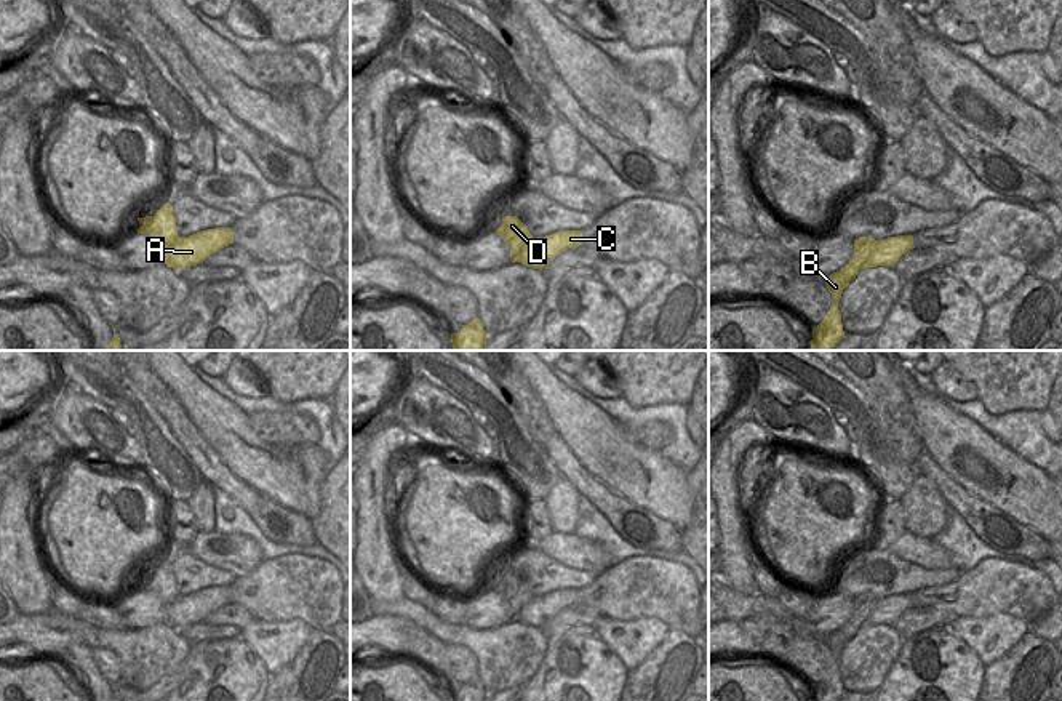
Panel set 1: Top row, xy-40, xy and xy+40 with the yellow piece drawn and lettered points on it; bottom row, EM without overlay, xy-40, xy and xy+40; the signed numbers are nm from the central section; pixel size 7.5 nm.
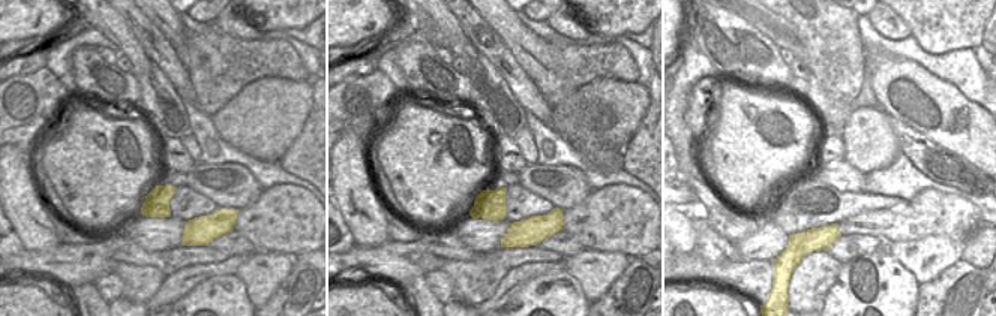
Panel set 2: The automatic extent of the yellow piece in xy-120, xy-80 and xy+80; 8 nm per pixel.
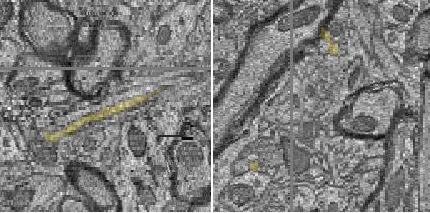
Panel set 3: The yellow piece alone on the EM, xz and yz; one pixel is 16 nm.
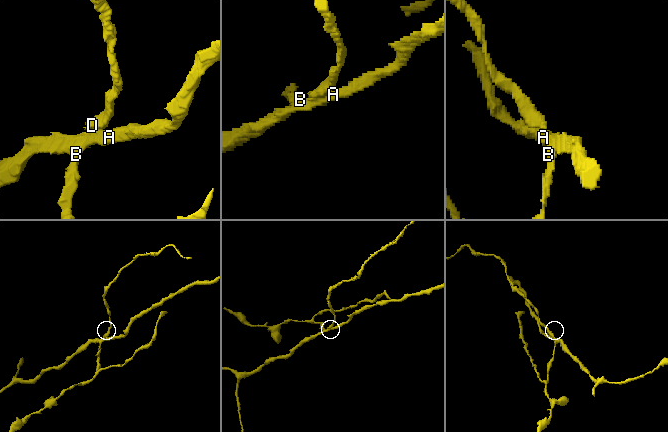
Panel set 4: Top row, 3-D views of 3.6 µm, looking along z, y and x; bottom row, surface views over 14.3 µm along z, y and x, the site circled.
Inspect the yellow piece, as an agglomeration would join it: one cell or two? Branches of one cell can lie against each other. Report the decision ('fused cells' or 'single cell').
fused cells

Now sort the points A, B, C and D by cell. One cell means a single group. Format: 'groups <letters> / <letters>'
groups A C / B D

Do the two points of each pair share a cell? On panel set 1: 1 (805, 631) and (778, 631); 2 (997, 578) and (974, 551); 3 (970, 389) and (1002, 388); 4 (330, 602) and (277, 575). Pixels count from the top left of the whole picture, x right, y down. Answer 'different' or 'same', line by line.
1: different
2: different
3: different
4: same

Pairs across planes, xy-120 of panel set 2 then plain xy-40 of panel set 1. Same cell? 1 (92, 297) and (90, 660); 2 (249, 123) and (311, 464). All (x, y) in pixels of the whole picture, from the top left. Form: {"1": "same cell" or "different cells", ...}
{"1": "same cell", "2": "same cell"}

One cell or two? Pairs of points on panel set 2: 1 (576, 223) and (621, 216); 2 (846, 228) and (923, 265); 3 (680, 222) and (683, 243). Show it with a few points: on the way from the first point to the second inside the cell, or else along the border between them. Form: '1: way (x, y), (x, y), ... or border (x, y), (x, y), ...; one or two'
1: way (587, 222), (611, 219); one
2: border (926, 235), (917, 240), (894, 240), (891, 243); two
3: way (680, 226), (683, 238); one

